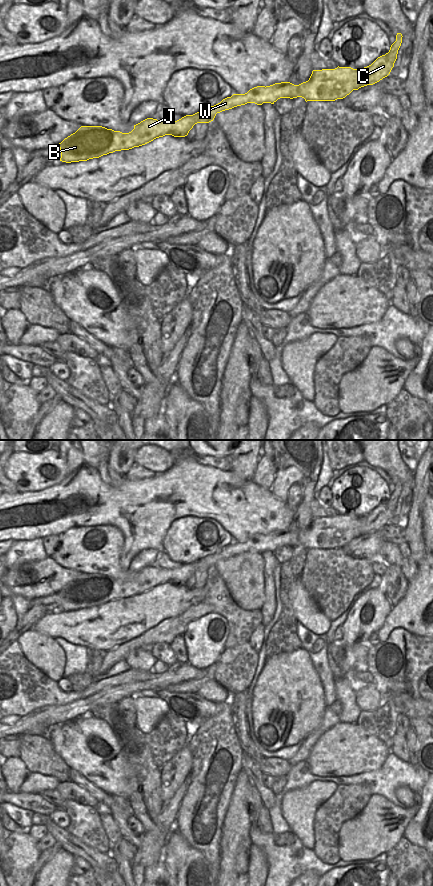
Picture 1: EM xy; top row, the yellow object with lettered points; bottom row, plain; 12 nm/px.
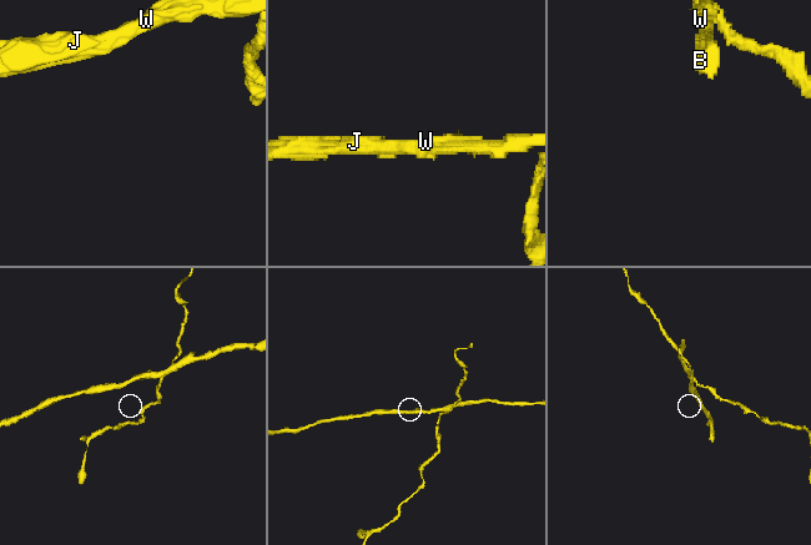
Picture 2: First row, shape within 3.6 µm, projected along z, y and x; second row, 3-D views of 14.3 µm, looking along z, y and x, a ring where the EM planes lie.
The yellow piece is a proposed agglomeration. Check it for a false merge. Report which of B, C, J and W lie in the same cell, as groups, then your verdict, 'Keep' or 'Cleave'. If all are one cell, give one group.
Groups: B J W / C. Cleave.

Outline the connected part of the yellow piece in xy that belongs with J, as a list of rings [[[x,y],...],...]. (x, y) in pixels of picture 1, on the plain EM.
[[[337,515],[313,518],[308,529],[299,533],[290,530],[257,534],[245,542],[233,542],[220,551],[209,554],[193,563],[186,563],[173,570],[147,566],[134,573],[129,581],[114,579],[102,574],[81,574],[75,581],[58,592],[60,609],[71,611],[99,606],[115,599],[129,598],[145,593],[165,583],[185,585],[197,571],[209,571],[217,561],[247,551],[274,552],[280,546],[302,545],[305,549],[335,549],[343,547],[353,538],[367,534],[359,530],[358,524],[365,517]]]

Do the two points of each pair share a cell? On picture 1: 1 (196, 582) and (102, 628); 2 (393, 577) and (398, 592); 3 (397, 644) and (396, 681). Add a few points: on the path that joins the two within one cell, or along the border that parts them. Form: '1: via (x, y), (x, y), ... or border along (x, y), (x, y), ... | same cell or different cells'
1: border along (187, 583), (195, 588), (202, 587) | different cells
2: via (395, 581), (396, 588) | same cell
3: via (389, 649), (389, 665), (381, 673), (383, 675) | same cell

